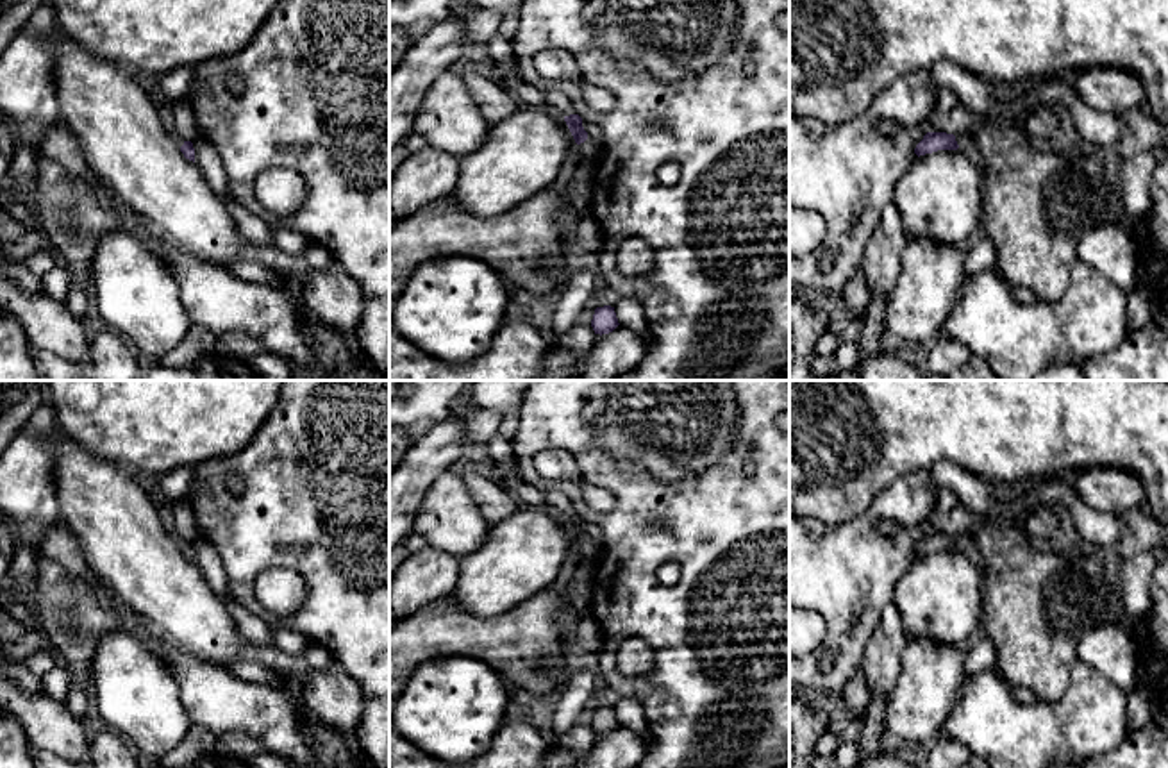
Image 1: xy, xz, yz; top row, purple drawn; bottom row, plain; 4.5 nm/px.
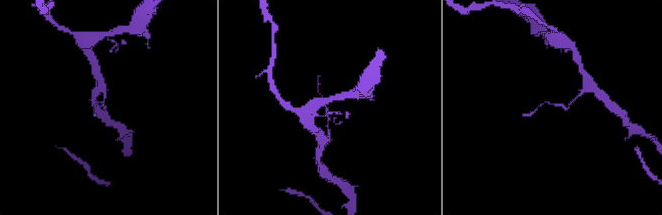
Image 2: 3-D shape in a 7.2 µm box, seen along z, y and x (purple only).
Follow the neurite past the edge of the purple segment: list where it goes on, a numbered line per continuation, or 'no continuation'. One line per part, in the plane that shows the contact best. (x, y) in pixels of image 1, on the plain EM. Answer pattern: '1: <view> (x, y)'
no continuation

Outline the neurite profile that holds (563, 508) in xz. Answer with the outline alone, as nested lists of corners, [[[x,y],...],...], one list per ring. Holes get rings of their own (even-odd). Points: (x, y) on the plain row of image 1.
[[[543,491],[543,498],[555,509],[555,514],[561,518],[577,514],[570,498],[561,491]]]

